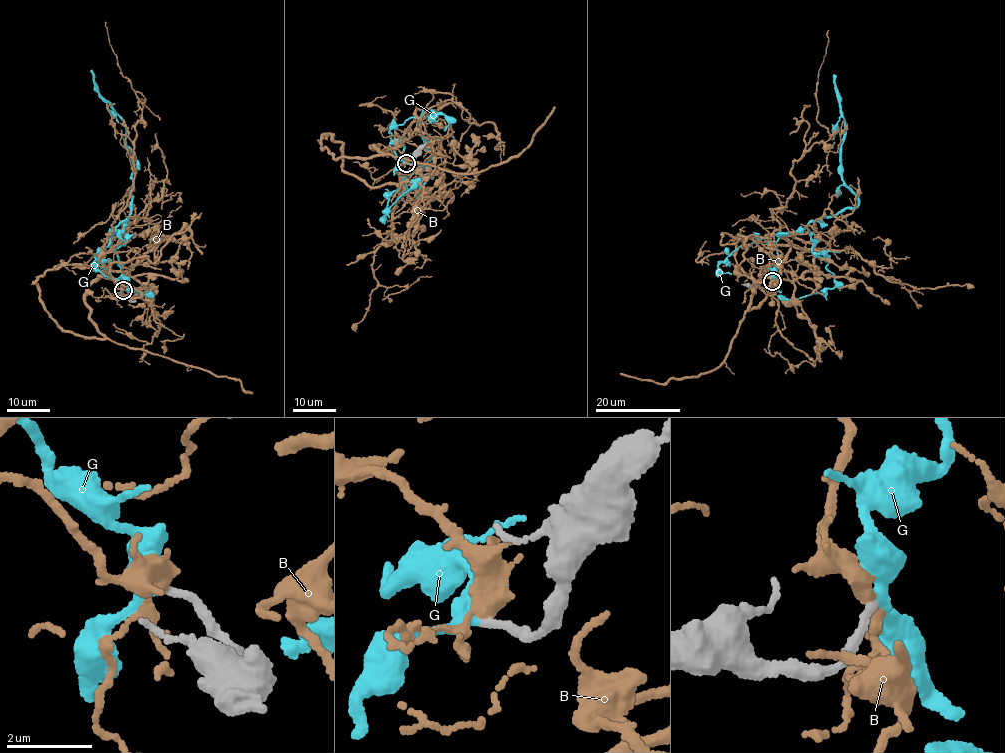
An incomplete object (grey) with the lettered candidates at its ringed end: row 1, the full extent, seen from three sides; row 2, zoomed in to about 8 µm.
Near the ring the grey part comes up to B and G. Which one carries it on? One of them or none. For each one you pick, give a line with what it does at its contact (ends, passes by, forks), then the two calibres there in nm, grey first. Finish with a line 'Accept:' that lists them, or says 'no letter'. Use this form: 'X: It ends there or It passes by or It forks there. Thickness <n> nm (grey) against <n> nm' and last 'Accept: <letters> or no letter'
G: It passes by. Thickness 170 nm (grey) against 320 nm
Accept: G

